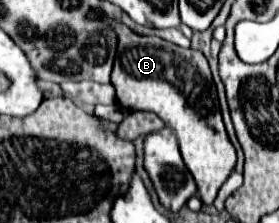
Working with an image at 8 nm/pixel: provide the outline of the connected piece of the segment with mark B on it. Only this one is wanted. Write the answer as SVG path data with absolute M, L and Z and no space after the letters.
M103 17L103 21L107 21L111 25L111 29L115 29L115 33L117 33L117 55L115 55L113 73L111 73L111 83L117 91L117 101L123 107L129 107L133 111L153 111L153 113L157 113L163 119L163 123L169 125L175 131L179 147L181 147L183 161L189 167L191 175L195 177L201 201L211 205L219 187L223 185L223 181L233 171L237 155L235 155L235 149L233 149L233 145L227 137L227 131L225 131L225 125L223 125L223 119L221 119L217 91L215 91L215 83L213 83L213 77L211 77L209 63L207 63L205 55L201 51L195 51L195 49L183 49L183 47L179 47L175 43L169 43L161 37L137 35L129 27L125 27L123 23L109 21L107 17Z

